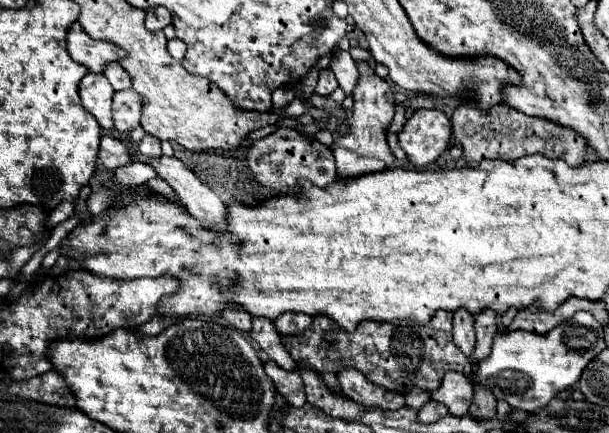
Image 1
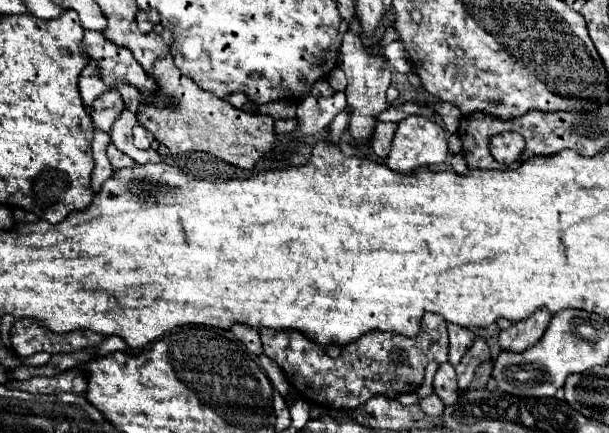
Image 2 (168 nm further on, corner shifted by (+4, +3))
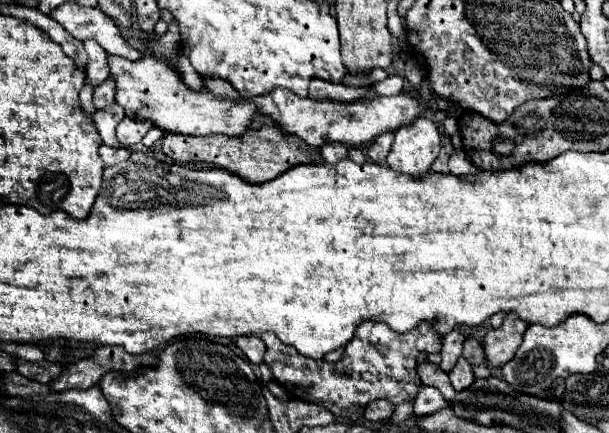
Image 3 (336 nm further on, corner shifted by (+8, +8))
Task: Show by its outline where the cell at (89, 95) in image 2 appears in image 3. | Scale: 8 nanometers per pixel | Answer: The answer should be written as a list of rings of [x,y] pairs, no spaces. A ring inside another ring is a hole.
[[[92,39],[84,41],[84,47],[86,47],[86,53],[90,57],[88,69],[86,69],[86,81],[96,87],[96,85],[100,85],[110,75],[108,53],[96,41],[92,41]]]

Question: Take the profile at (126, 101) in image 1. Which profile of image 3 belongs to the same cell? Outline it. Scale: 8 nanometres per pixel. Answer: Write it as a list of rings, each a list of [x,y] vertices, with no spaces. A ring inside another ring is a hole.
[[[108,77],[102,85],[98,85],[94,89],[94,105],[96,109],[104,109],[108,105],[114,103],[114,93],[116,93],[116,85],[112,81],[112,77]]]

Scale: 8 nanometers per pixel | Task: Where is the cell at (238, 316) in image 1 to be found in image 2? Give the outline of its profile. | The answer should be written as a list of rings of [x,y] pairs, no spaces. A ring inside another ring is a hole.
[[[236,324],[236,326],[232,326],[230,328],[232,330],[232,334],[250,350],[250,352],[254,352],[254,354],[260,354],[262,352],[262,344],[260,344],[260,334],[258,334],[258,330],[256,328],[250,328],[250,326],[240,326],[240,324]]]

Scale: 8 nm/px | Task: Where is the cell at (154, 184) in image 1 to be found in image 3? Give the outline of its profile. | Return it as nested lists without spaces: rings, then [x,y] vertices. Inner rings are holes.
[[[102,145],[100,147],[100,157],[106,165],[118,165],[120,161],[126,161],[130,157],[130,151],[128,149],[118,149],[118,147],[108,147],[108,145]]]

